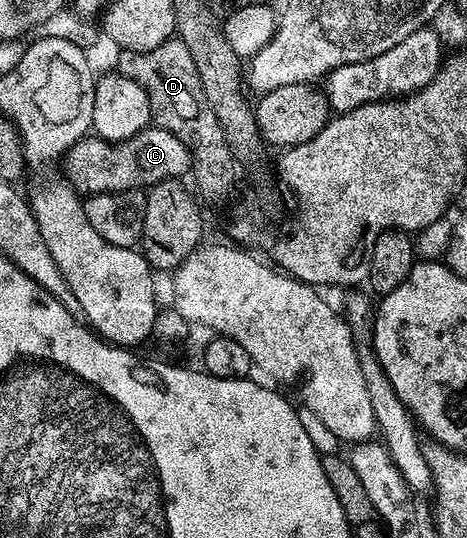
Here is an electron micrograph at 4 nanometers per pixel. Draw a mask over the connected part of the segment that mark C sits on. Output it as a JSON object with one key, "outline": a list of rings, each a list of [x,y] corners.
{"outline":[[[156,124],[146,126],[126,143],[114,144],[96,136],[80,138],[63,159],[69,183],[85,196],[152,188],[160,182],[184,179],[192,168],[193,155],[183,140]]]}

